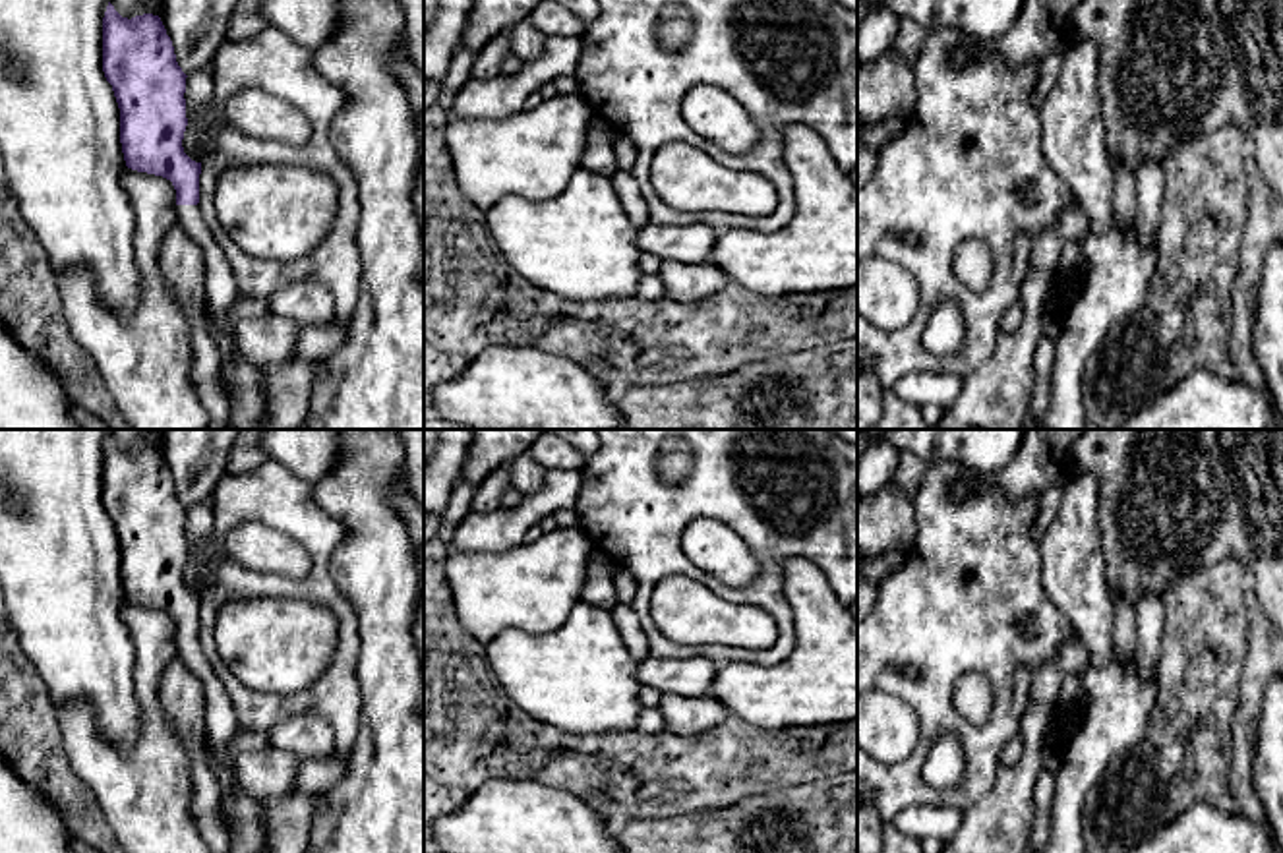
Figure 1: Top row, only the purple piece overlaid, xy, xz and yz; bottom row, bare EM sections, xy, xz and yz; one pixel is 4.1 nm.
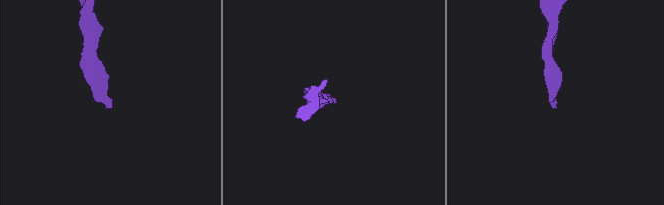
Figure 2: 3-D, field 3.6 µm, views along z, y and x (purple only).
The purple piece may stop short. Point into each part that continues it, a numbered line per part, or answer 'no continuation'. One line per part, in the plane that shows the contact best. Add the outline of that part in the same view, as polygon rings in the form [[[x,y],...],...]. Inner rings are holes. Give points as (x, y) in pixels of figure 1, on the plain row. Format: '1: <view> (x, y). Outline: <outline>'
1: xy (246, 826). Outline: [[[176,638],[178,658],[205,691],[205,750],[207,764],[221,787],[221,814],[228,832],[228,853],[263,853],[267,822],[259,803],[234,783],[234,766],[226,747],[234,739],[236,716],[226,689],[215,675],[199,638]]]

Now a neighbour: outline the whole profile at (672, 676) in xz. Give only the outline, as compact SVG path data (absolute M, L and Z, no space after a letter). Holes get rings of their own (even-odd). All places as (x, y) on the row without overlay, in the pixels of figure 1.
M646 656L635 665L635 679L642 687L658 689L662 694L704 696L710 694L718 663L697 658Z

